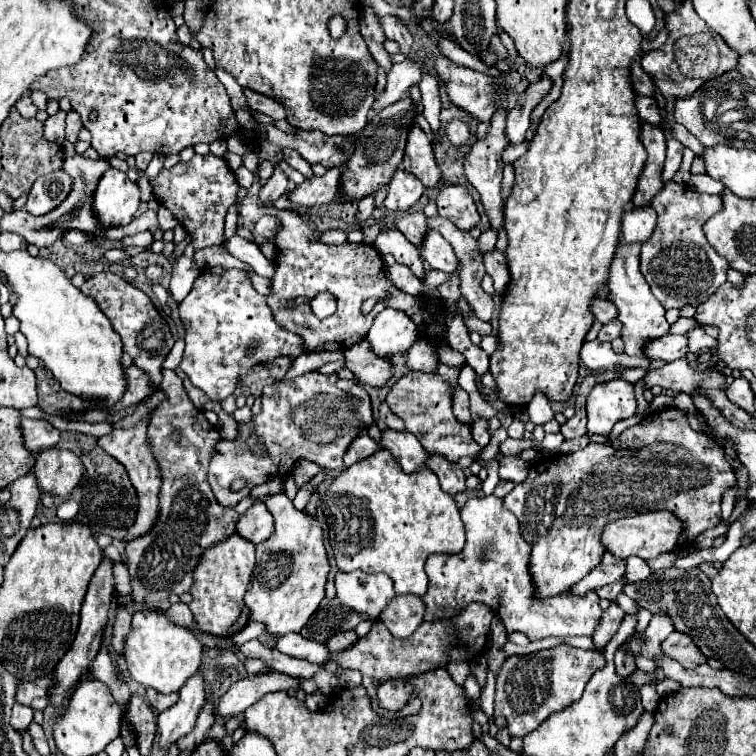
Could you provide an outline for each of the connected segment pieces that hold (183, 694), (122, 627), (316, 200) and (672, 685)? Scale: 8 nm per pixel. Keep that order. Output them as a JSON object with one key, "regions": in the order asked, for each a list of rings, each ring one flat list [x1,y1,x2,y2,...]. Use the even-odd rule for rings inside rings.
{"regions":[[[202,671,192,675,180,689,180,701,172,705,170,709,162,711,158,717,160,727,160,745,168,749,172,743,176,743,180,737,190,733,194,729,196,717,206,701,204,691,204,677]],[[118,603,116,621,114,621,114,635,112,635,112,645,118,653,118,657,122,655,122,645,124,645,124,637,128,635,128,629,130,629,130,613,124,605]],[[332,167,322,177,310,177,292,189,288,193,288,199,302,207,316,207,322,203,338,201,340,193,336,193,336,181,340,181,340,169]],[[665,678,656,685,656,692,660,697,668,696,671,693,676,693,681,689,681,685,669,678]]]}

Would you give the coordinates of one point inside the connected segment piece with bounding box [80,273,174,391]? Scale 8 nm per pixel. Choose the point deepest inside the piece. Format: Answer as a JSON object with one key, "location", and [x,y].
{"location":[145,336]}

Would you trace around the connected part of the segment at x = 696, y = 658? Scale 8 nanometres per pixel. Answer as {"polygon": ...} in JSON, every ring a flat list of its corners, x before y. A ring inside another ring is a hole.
{"polygon":[[672,631,664,641,662,641,662,651,666,657,678,661,686,669,694,669,706,661,706,657,692,645,690,637,684,637,684,633]]}

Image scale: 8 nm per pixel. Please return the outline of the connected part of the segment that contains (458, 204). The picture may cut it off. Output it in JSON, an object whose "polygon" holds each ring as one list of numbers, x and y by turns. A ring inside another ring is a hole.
{"polygon":[[444,185,436,197,438,215,450,219,458,229,470,231,478,225,480,215,476,211,474,199,462,185]]}

